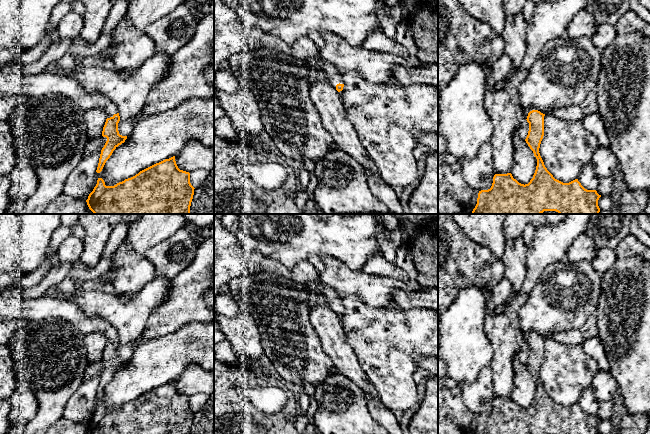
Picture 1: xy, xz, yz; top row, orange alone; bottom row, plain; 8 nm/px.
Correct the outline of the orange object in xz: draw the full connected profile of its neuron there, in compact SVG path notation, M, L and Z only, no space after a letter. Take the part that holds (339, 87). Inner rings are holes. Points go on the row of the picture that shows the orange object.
M323 62L322 70L324 71L328 83L338 92L343 90L344 84L342 75L329 63Z

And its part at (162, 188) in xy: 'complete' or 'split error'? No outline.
complete

